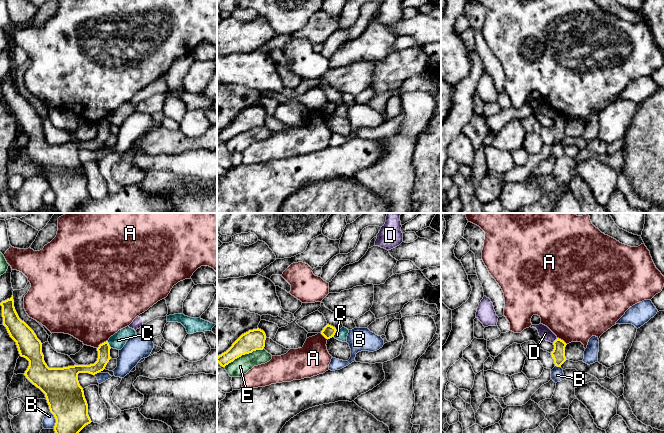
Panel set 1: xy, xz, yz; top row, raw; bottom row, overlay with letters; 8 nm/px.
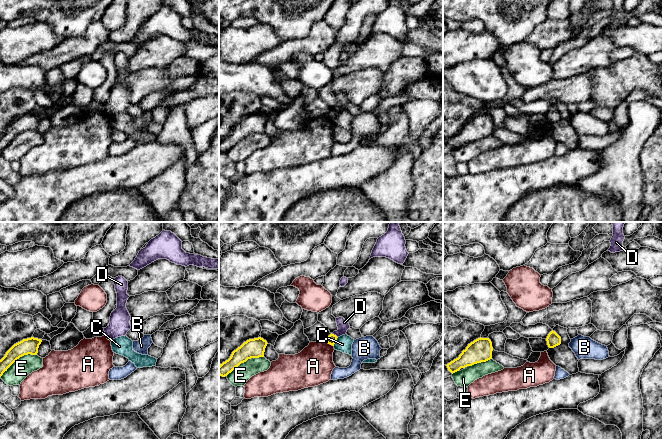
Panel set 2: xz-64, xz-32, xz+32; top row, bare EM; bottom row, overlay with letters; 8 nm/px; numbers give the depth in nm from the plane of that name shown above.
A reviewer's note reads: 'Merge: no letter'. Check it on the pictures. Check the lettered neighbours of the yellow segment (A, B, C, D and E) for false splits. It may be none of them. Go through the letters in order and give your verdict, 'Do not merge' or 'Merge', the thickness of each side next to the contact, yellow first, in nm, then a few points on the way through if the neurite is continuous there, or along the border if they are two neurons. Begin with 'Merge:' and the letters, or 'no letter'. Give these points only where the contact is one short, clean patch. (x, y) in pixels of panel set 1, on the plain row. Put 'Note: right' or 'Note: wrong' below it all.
Merge: no letter
A: Do not merge. Thickness 100 nm (yellow) against 460 nm
B: Do not merge. Thickness 300 nm (yellow) against 100 nm
C: Do not merge. Thickness 100 nm (yellow) against 120 nm. Boundary: xy (107, 117), (111, 123)
D: Do not merge. Thickness 110 nm (yellow) against 100 nm. Boundary: yz (557, 114), (552, 118)
E: Do not merge. Thickness 170 nm (yellow) against 140 nm
Note: right

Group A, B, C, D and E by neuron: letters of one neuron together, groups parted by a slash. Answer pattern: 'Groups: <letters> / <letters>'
Groups: A / B / C / D / E

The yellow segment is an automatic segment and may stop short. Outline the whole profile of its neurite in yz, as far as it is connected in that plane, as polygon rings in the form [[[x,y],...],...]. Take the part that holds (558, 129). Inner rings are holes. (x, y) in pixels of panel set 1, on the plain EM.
[[[557,114],[553,118],[553,121],[554,125],[551,128],[551,131],[554,135],[554,140],[557,143],[561,143],[561,141],[567,136],[565,133],[565,123],[567,120],[563,116]]]

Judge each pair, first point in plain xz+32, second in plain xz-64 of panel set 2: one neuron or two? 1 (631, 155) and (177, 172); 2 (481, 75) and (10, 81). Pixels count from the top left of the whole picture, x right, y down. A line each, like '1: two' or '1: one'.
1: one
2: one

